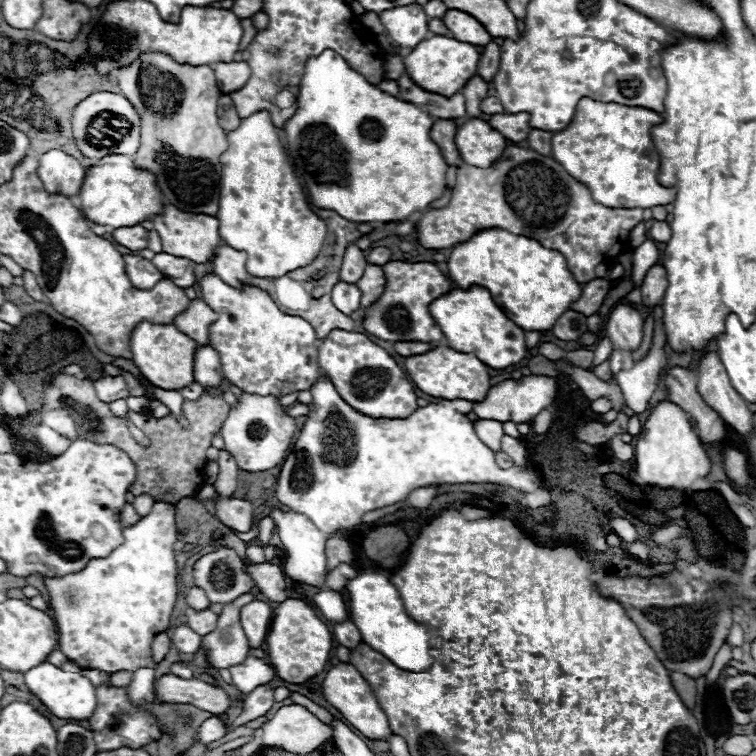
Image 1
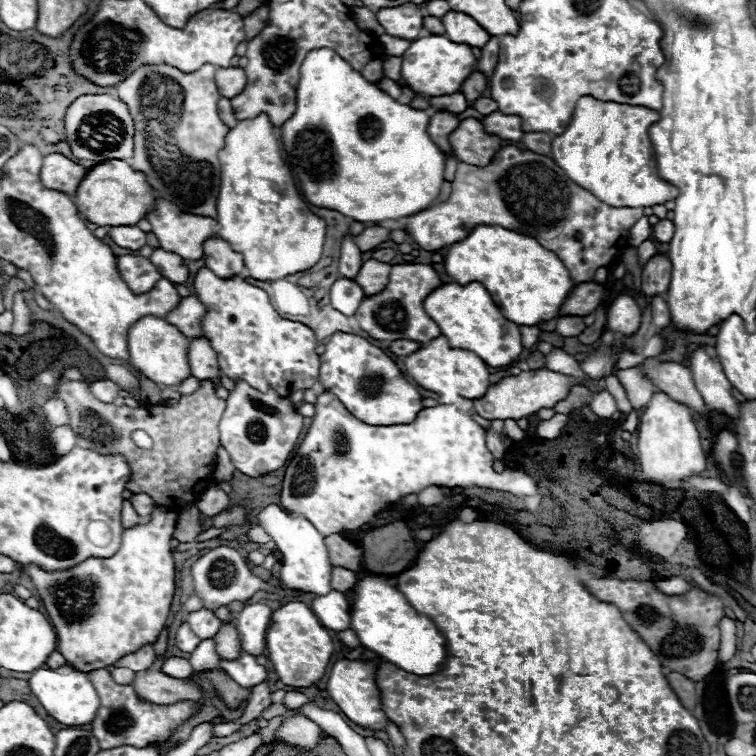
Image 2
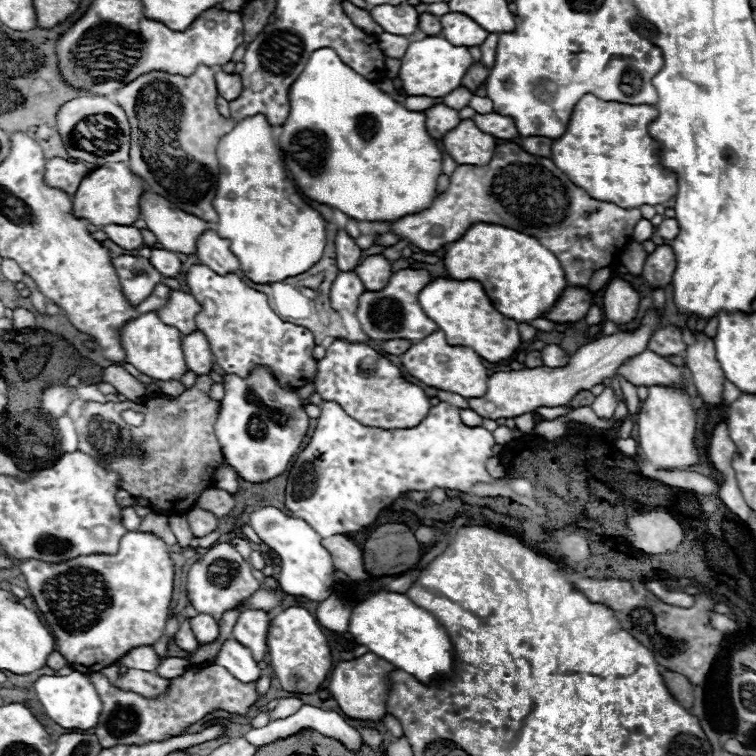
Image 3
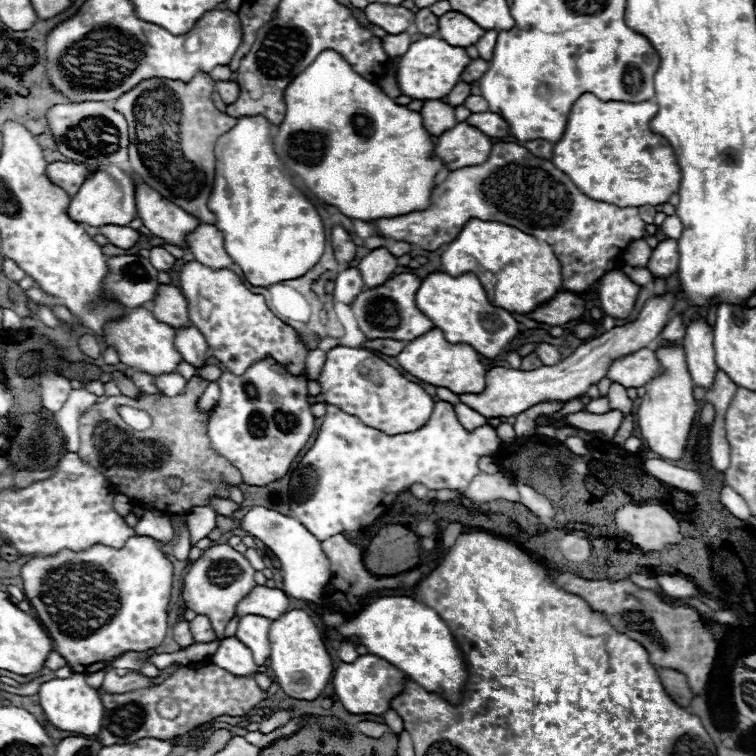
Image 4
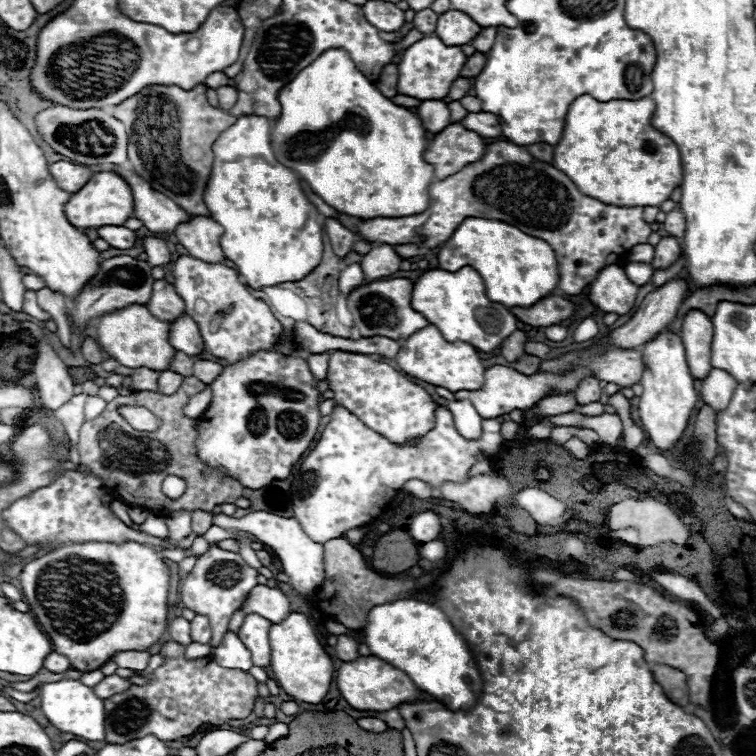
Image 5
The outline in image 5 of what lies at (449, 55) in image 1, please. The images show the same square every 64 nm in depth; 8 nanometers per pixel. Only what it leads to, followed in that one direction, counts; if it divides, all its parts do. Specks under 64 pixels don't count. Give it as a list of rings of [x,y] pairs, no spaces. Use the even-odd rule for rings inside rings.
[[[430,36],[414,42],[406,54],[402,54],[398,62],[398,94],[412,96],[418,100],[426,98],[444,98],[448,96],[448,90],[452,82],[460,76],[460,70],[466,62],[466,54],[460,50],[460,46],[446,46],[440,38]]]

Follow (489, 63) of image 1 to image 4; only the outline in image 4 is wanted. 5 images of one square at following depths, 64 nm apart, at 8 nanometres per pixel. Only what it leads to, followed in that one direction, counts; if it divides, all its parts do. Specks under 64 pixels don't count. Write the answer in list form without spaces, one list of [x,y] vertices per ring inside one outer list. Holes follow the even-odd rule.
[[[486,30],[486,32],[484,32],[484,36],[476,42],[476,48],[478,48],[478,52],[480,52],[480,56],[482,56],[482,58],[486,58],[486,60],[490,60],[490,58],[492,58],[494,44],[496,44],[496,36],[498,36],[498,32],[496,32],[496,30]]]

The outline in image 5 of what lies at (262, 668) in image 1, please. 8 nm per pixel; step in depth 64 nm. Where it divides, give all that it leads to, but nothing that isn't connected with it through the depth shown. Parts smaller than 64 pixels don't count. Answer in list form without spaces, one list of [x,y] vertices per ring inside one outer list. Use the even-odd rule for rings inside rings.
[[[230,630],[224,634],[222,642],[212,650],[212,658],[224,668],[234,668],[234,670],[244,670],[244,672],[252,668],[250,650],[246,650],[238,634]]]

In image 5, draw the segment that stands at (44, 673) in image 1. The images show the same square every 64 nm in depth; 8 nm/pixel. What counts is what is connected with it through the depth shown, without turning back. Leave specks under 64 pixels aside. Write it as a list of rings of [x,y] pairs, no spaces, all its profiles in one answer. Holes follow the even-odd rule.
[[[58,680],[44,684],[40,690],[42,698],[42,712],[50,720],[52,726],[56,726],[62,732],[74,734],[88,742],[104,742],[104,700],[94,694],[92,688],[84,686],[80,680]]]

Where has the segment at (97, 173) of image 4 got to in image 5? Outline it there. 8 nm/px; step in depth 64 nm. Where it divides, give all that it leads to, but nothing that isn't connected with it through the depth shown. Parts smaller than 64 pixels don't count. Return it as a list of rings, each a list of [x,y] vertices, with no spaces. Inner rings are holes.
[[[96,172],[78,192],[70,196],[64,206],[64,214],[68,222],[76,228],[100,228],[100,226],[122,226],[134,210],[134,200],[130,194],[130,186],[114,172]]]

